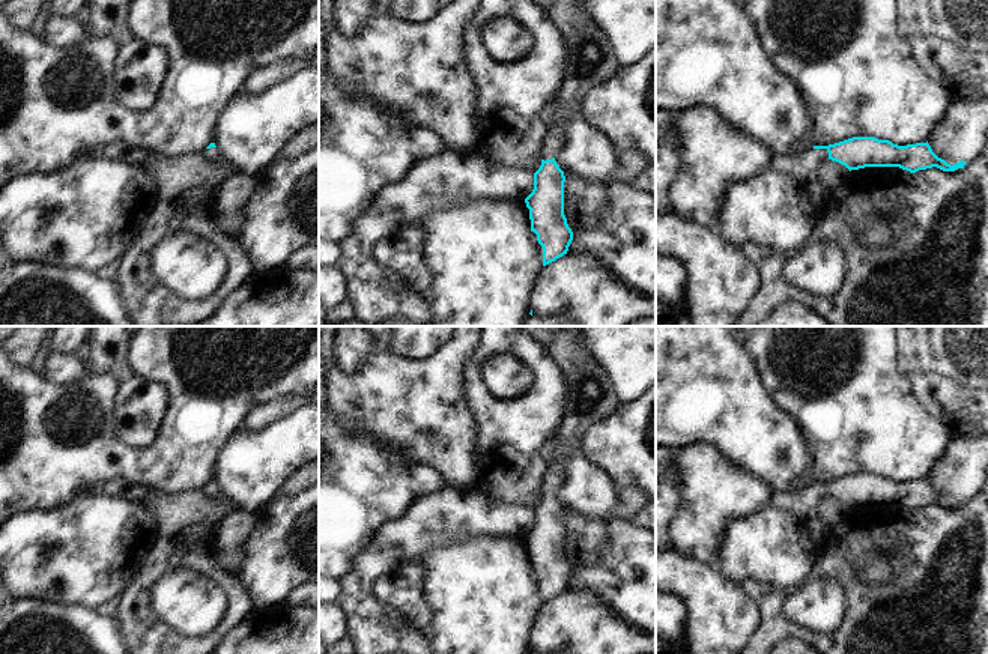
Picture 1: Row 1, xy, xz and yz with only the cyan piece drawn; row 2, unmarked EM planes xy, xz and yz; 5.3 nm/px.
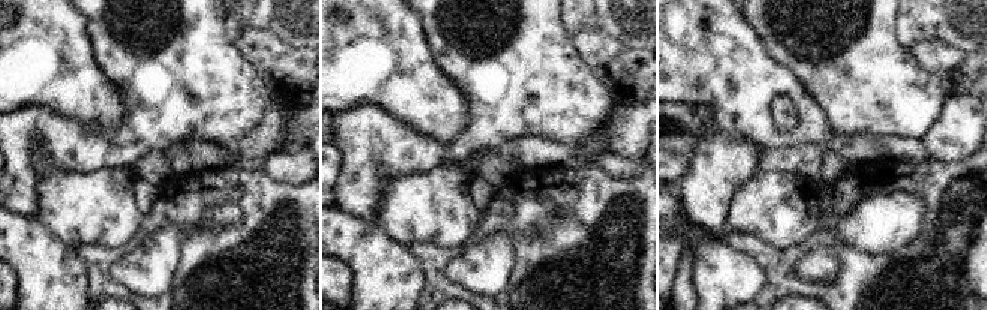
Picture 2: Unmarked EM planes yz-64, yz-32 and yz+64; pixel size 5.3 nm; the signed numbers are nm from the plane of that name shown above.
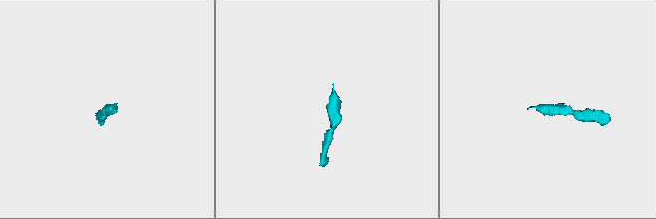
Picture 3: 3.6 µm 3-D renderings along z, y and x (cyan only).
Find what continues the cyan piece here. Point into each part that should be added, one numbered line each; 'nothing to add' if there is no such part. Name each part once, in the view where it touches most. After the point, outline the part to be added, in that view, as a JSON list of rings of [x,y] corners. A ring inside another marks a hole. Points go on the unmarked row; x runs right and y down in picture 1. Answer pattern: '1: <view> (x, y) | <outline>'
1: yz (805, 502) | [[[805,486],[800,492],[774,490],[770,507],[791,511],[802,516],[806,522],[820,519],[820,505],[829,496],[827,486]]]

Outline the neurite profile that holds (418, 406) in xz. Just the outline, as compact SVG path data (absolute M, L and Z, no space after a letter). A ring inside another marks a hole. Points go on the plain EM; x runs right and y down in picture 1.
M319 326L319 358L328 386L325 404L352 419L379 442L432 465L451 484L462 489L472 481L477 465L477 425L468 407L465 364L480 344L480 326L454 326L447 343L424 359L409 359L392 352L394 326L358 326L370 335L368 358L353 370L341 370L334 356L334 337L343 326Z

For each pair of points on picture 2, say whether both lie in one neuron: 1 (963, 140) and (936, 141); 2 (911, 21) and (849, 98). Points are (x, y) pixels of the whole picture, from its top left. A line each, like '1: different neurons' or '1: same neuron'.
1: same neuron
2: different neurons

